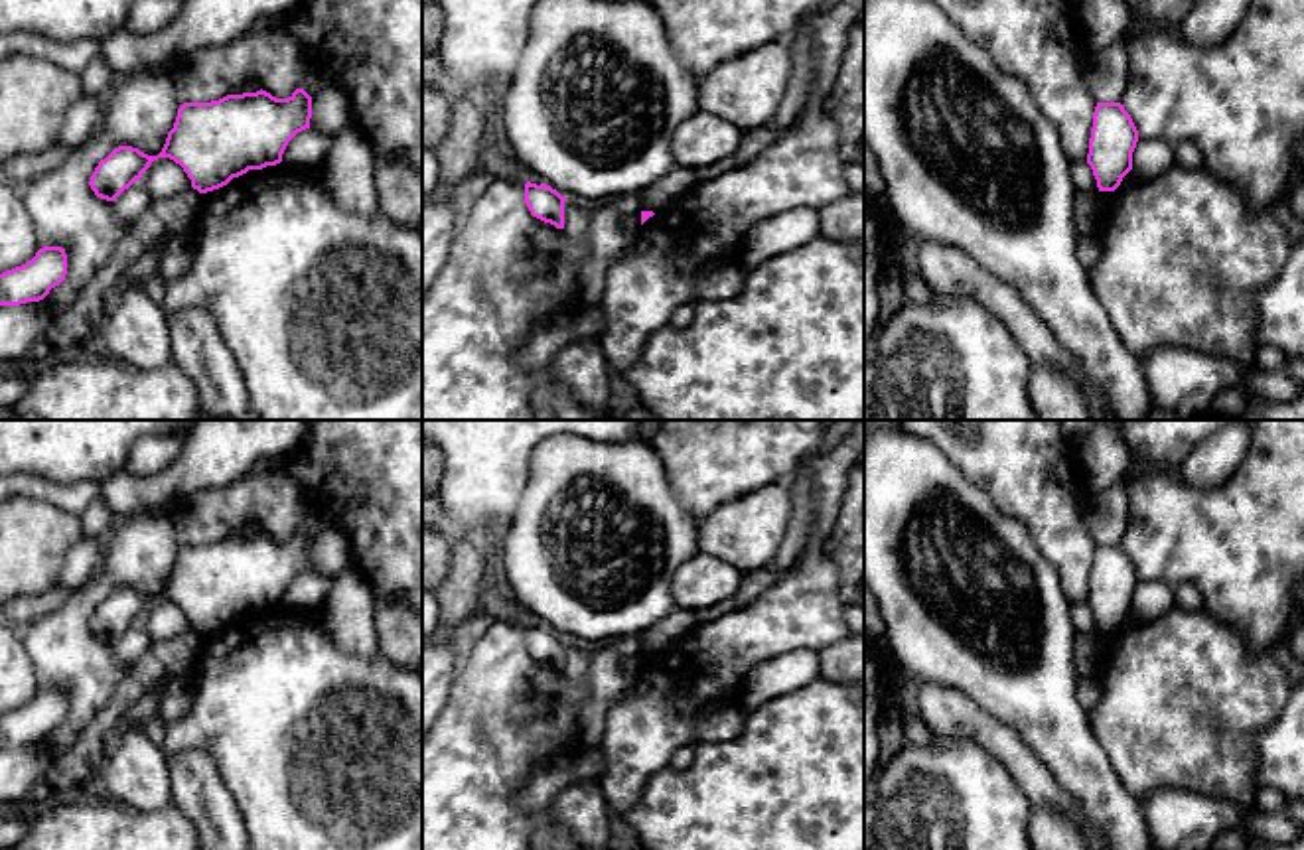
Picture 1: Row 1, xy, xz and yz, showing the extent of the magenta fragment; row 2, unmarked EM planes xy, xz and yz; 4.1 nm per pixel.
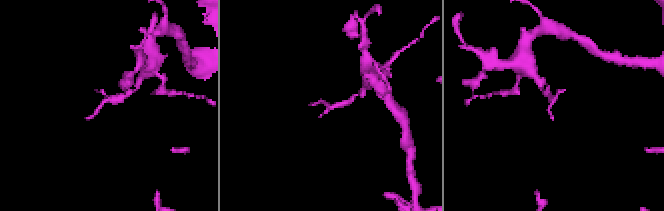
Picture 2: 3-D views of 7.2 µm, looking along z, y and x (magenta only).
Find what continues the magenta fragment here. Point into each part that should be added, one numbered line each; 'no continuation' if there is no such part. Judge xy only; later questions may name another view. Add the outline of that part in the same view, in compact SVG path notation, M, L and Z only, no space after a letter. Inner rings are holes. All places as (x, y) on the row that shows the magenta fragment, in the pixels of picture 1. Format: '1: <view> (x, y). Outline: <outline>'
no continuation

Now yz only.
no continuation

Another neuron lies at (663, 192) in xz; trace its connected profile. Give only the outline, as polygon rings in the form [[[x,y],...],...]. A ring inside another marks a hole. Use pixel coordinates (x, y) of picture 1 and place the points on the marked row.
[[[763,126],[763,128],[748,130],[744,132],[742,142],[732,156],[708,168],[675,166],[665,177],[657,179],[649,187],[633,195],[641,199],[643,211],[659,213],[665,207],[669,207],[673,201],[677,201],[692,185],[714,179],[726,172],[732,172],[752,162],[779,138],[781,138],[781,130],[775,128]]]

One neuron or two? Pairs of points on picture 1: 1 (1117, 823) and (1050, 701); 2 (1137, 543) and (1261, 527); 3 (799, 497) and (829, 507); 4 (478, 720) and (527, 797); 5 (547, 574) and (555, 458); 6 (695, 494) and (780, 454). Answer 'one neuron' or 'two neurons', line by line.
1: one neuron
2: one neuron
3: two neurons
4: two neurons
5: one neuron
6: one neuron

